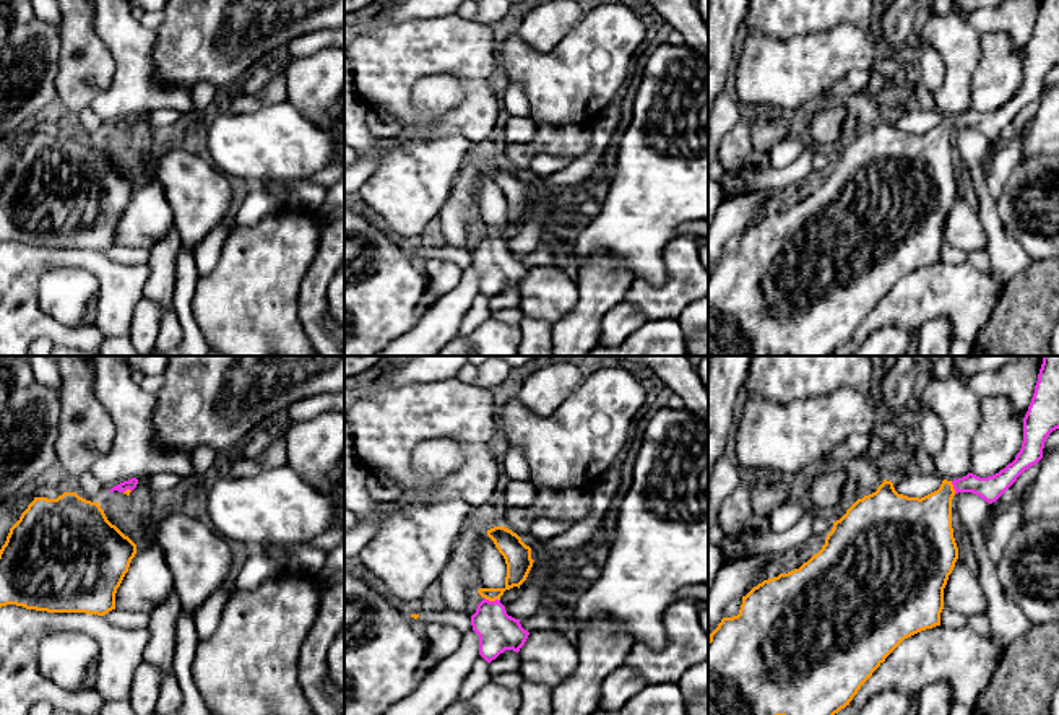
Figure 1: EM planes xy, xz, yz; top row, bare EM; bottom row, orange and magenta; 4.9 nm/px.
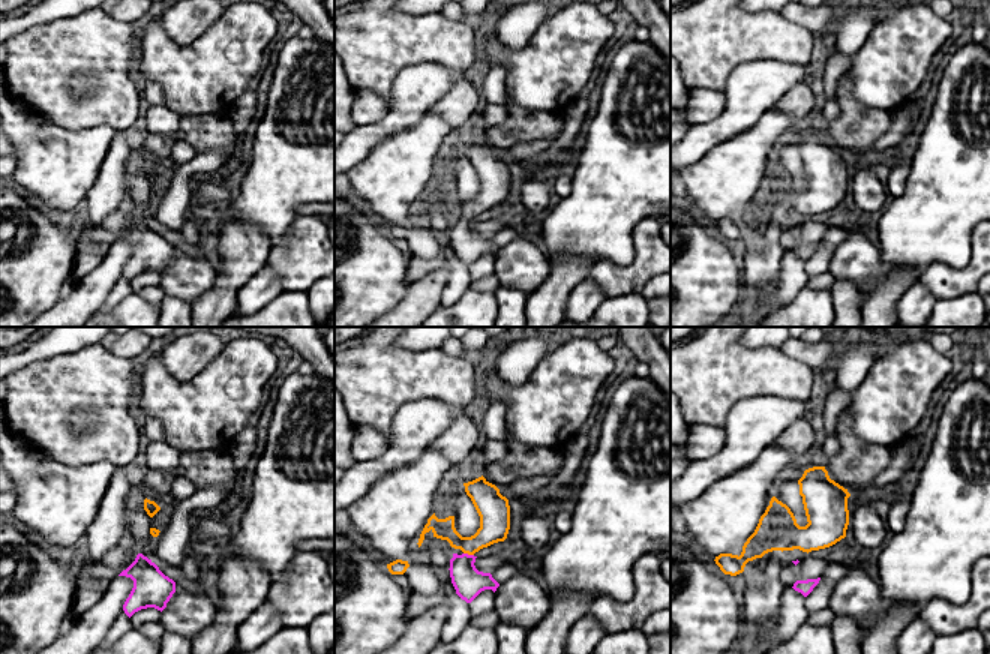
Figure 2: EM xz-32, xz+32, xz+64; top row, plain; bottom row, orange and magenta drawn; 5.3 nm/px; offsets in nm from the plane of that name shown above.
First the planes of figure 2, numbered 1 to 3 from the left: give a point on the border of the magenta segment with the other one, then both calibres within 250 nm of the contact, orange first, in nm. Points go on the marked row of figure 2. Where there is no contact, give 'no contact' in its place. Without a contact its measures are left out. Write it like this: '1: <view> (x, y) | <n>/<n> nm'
1: no contact
2: xz+32 (468, 554) | 160/160 nm
3: no contact

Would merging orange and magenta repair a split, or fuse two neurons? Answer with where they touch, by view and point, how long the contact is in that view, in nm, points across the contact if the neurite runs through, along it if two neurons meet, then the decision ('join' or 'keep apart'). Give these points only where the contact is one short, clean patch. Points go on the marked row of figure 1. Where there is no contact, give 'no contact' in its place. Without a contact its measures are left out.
contact xz (492, 600); length 80 nm; way xz (517, 556), (515, 577), (492, 600), (492, 624), (497, 631); join

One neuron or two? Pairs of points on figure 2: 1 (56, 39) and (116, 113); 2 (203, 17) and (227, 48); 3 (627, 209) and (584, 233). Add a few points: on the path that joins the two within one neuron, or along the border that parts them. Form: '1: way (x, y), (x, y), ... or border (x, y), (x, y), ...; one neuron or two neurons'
1: way (77, 47), (116, 86), (116, 92); one neuron
2: border (221, 15), (189, 44), (179, 45); two neurons
3: way (617, 209), (608, 209), (594, 222); one neuron

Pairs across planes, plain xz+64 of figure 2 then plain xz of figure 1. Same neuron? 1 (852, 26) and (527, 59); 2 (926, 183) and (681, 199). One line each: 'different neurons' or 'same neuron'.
1: different neurons
2: same neuron

